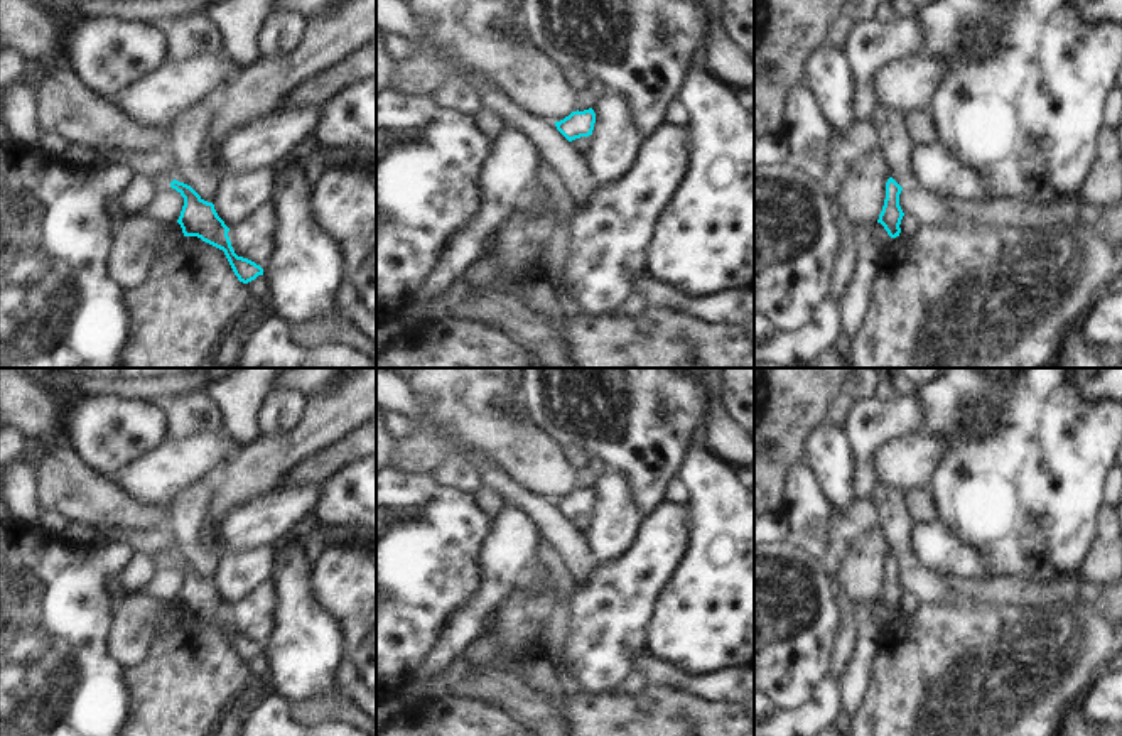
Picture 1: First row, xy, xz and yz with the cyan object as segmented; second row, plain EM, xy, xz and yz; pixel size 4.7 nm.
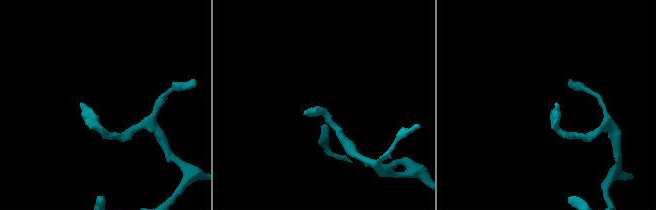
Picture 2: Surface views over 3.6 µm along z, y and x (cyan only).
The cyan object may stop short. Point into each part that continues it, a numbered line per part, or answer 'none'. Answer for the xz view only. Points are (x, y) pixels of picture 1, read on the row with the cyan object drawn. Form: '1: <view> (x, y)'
none.

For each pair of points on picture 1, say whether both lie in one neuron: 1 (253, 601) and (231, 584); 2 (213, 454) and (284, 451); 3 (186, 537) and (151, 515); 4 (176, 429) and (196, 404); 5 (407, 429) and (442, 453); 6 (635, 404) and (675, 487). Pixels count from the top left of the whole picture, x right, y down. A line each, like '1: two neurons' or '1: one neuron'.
1: two neurons
2: two neurons
3: two neurons
4: one neuron
5: two neurons
6: two neurons

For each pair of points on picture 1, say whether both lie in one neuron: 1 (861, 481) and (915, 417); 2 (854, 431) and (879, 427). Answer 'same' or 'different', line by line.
1: same
2: same

